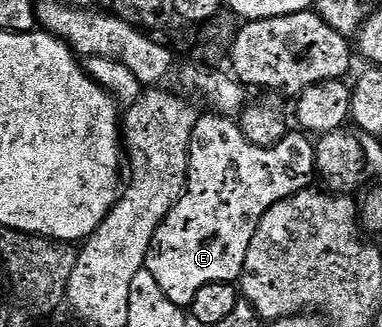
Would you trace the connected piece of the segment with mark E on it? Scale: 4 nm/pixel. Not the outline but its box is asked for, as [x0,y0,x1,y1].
[144,113,314,309]

